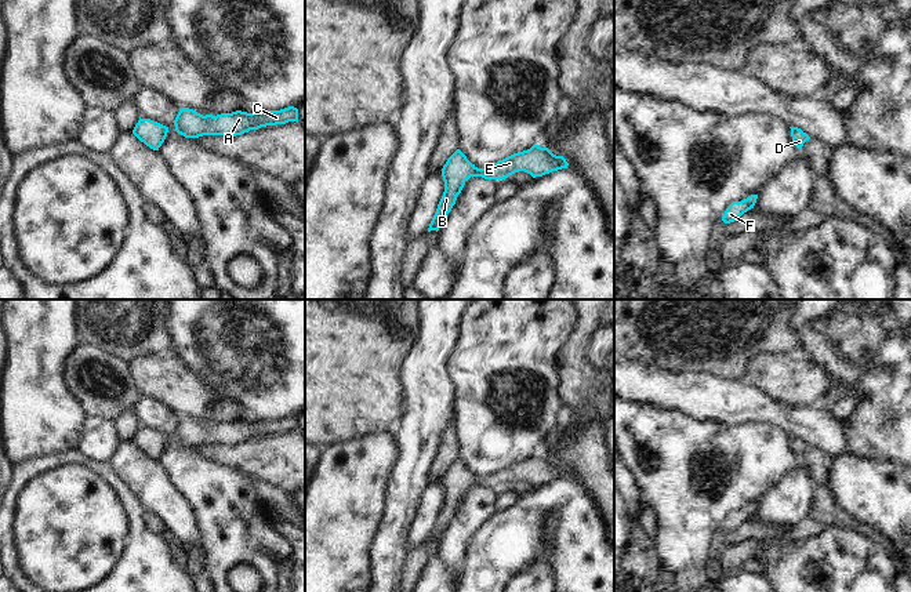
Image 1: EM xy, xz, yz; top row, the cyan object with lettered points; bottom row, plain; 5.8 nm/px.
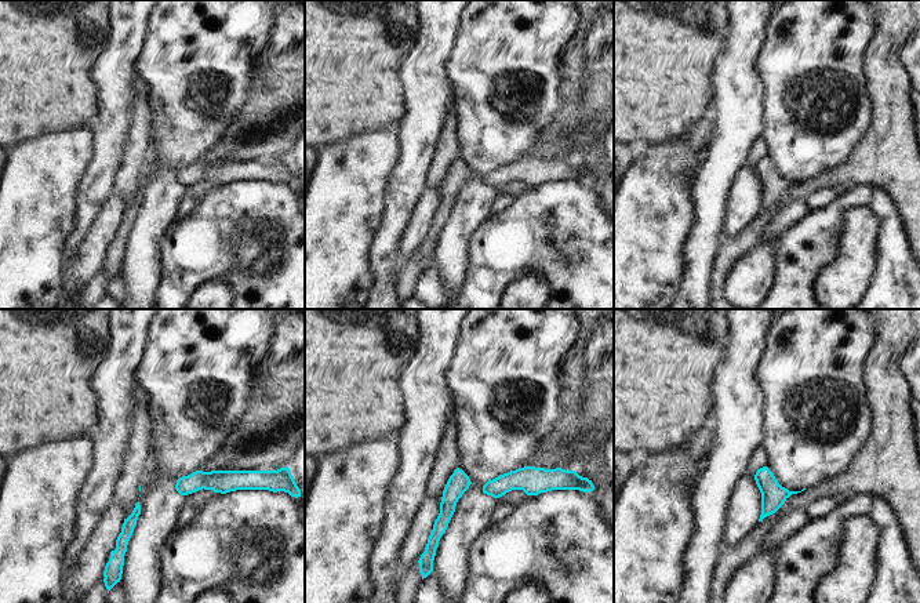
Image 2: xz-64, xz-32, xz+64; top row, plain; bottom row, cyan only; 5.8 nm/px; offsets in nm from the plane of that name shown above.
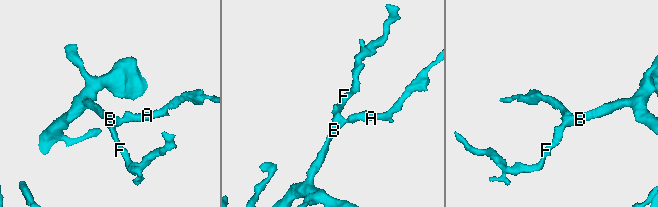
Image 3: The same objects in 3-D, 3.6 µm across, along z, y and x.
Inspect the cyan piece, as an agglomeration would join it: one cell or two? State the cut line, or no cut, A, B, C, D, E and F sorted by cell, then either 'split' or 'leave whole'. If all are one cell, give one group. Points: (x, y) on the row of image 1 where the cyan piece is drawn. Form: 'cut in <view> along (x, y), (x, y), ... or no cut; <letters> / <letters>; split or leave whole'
no cut; A B C D E F; leave whole

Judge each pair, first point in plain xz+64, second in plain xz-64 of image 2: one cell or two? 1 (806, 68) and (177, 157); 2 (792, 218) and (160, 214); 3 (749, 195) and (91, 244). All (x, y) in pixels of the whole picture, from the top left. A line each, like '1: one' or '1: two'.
1: one
2: one
3: one

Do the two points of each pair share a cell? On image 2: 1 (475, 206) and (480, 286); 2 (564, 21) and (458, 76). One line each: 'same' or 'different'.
1: different
2: same

